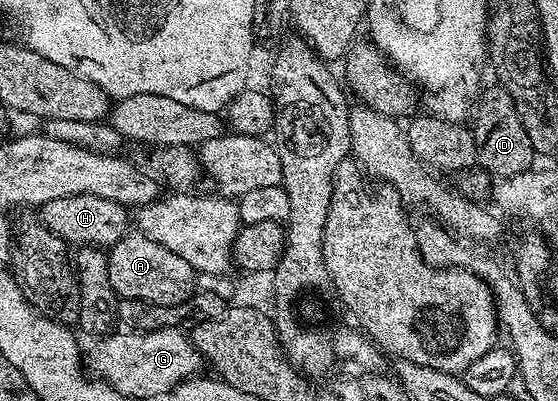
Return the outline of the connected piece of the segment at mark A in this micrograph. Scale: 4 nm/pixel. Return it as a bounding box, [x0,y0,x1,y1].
[108,231,196,305]

